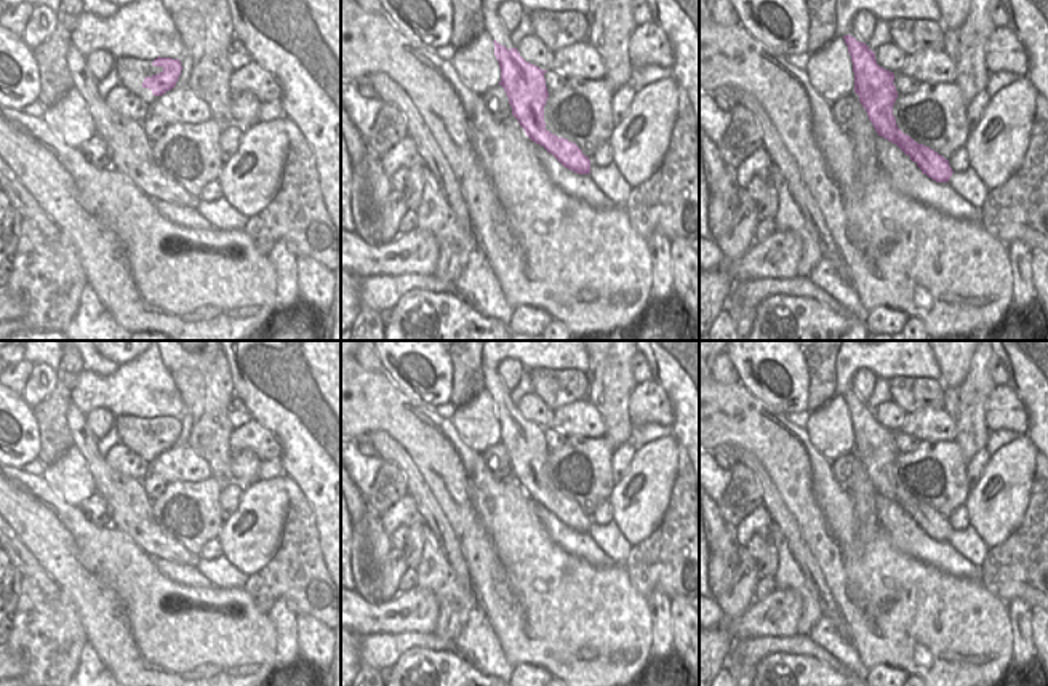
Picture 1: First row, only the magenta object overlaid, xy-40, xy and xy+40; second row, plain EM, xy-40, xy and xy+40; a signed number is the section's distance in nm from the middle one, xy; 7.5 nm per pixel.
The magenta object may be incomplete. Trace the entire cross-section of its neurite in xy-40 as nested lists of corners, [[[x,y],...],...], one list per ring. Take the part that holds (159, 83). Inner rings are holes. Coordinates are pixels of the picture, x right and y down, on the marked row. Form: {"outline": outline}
{"outline": [[[160,56],[154,59],[152,66],[162,67],[163,70],[152,77],[146,77],[142,88],[149,88],[154,96],[162,96],[176,86],[182,66],[179,59]]]}

